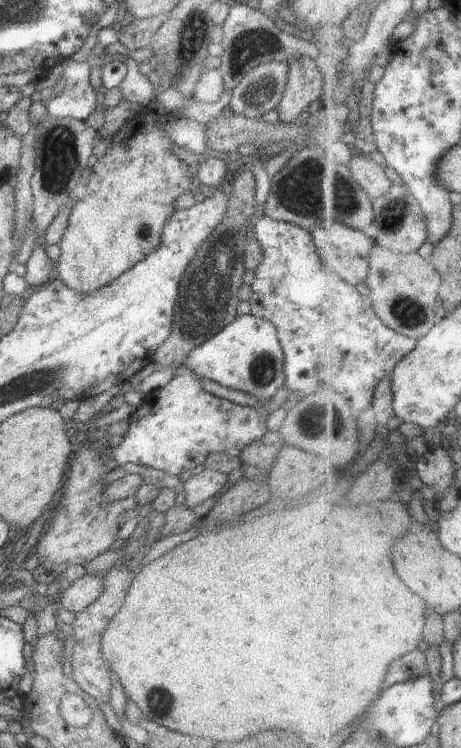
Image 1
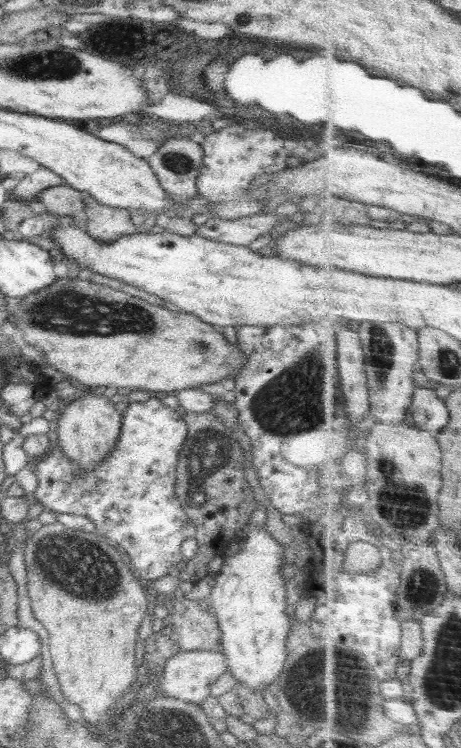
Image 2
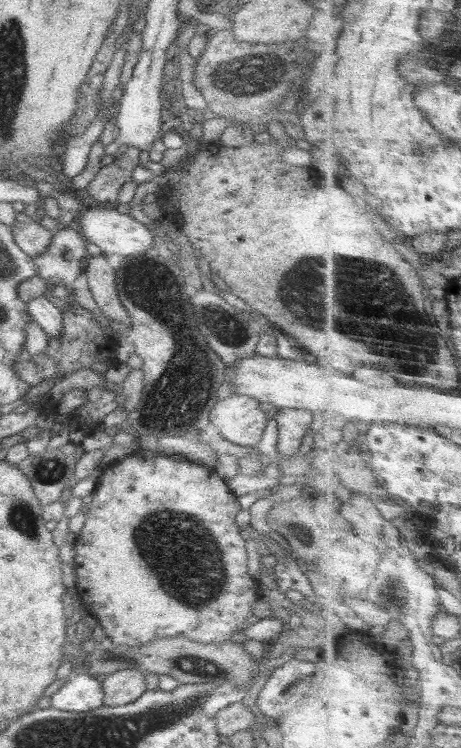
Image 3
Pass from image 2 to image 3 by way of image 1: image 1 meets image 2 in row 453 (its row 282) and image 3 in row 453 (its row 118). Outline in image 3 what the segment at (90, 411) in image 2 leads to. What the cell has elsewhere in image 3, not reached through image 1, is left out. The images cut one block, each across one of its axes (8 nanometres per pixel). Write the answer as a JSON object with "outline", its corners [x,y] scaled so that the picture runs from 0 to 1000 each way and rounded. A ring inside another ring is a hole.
{"outline":[[[304,596],[291,598],[289,606],[271,610],[262,616],[256,615],[254,618],[239,619],[221,630],[223,632],[215,639],[213,647],[208,647],[206,654],[197,658],[200,671],[189,674],[180,680],[187,694],[174,713],[165,717],[174,721],[174,725],[163,727],[165,742],[161,747],[161,762],[165,762],[169,794],[174,794],[178,805],[187,807],[187,813],[191,813],[191,818],[195,818],[195,821],[204,821],[208,826],[217,826],[213,832],[221,834],[221,840],[230,842],[230,848],[243,853],[243,858],[247,858],[247,861],[299,864],[299,861],[317,861],[317,858],[325,858],[325,856],[334,856],[334,853],[360,853],[360,850],[403,850],[403,853],[410,853],[412,856],[456,861],[499,857],[508,845],[516,845],[516,842],[531,842],[531,840],[542,834],[542,828],[549,829],[549,821],[544,817],[547,807],[551,807],[553,801],[557,802],[564,799],[560,797],[560,789],[564,789],[566,782],[551,767],[551,746],[540,743],[534,737],[534,723],[525,721],[525,717],[521,715],[521,706],[510,699],[514,684],[523,680],[523,676],[518,671],[512,670],[514,663],[495,652],[492,644],[486,644],[486,642],[469,634],[462,624],[445,624],[443,622],[432,622],[414,615],[390,614],[373,608],[364,608],[362,606],[345,606],[343,603],[325,604],[317,600],[308,600]]]}

